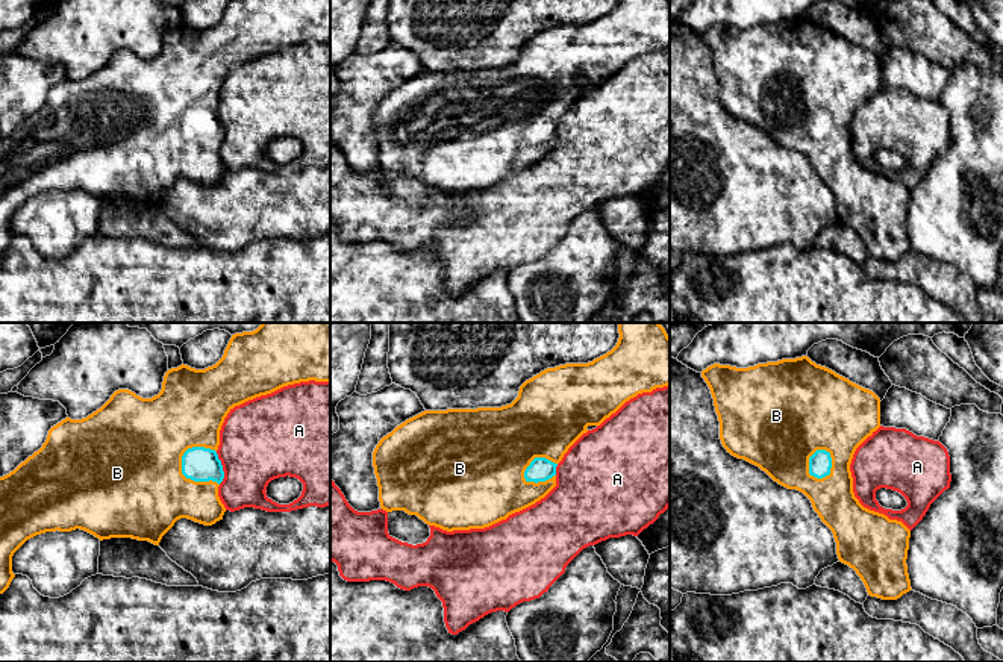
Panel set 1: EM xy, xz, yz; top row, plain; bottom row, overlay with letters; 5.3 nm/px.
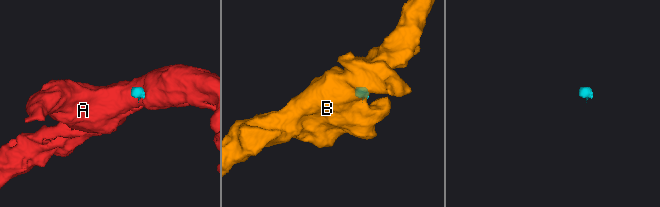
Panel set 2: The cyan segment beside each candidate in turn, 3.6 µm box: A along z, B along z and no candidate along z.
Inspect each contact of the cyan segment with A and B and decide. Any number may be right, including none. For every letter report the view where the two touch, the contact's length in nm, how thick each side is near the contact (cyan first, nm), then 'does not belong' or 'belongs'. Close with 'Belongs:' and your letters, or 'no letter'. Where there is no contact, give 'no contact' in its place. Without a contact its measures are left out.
A: xy | 180 nm | 190/440 nm | does not belong
B: xy | 260 nm | 190/460 nm | belongs
Belongs: B

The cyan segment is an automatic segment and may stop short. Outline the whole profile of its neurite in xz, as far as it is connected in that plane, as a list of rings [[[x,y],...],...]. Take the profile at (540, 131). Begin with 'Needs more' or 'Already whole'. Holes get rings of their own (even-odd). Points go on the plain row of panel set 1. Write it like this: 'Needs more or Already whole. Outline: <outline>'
Needs more. Outline: [[[618,0],[611,12],[592,23],[547,29],[526,41],[511,65],[424,71],[383,97],[373,112],[380,168],[405,171],[447,192],[489,188],[535,165],[556,147],[558,124],[588,86],[600,86],[638,55],[668,45],[670,0]]]

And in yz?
Needs more. Outline: [[[808,17],[748,29],[714,24],[701,32],[701,38],[711,50],[720,100],[727,114],[759,127],[779,145],[797,150],[811,161],[814,171],[833,194],[839,223],[856,232],[868,256],[897,261],[909,253],[906,220],[911,191],[901,182],[864,168],[853,153],[850,124],[856,109],[880,88],[880,59]]]

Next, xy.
Needs more. Outline: [[[230,0],[223,18],[212,27],[195,30],[182,24],[168,30],[161,53],[152,59],[118,50],[86,79],[67,77],[53,86],[38,112],[0,138],[0,254],[15,238],[14,214],[36,195],[80,189],[100,201],[132,198],[159,206],[180,179],[205,186],[223,180],[226,168],[218,158],[218,147],[224,132],[217,111],[224,79],[235,67],[309,41],[330,42],[330,0]]]

